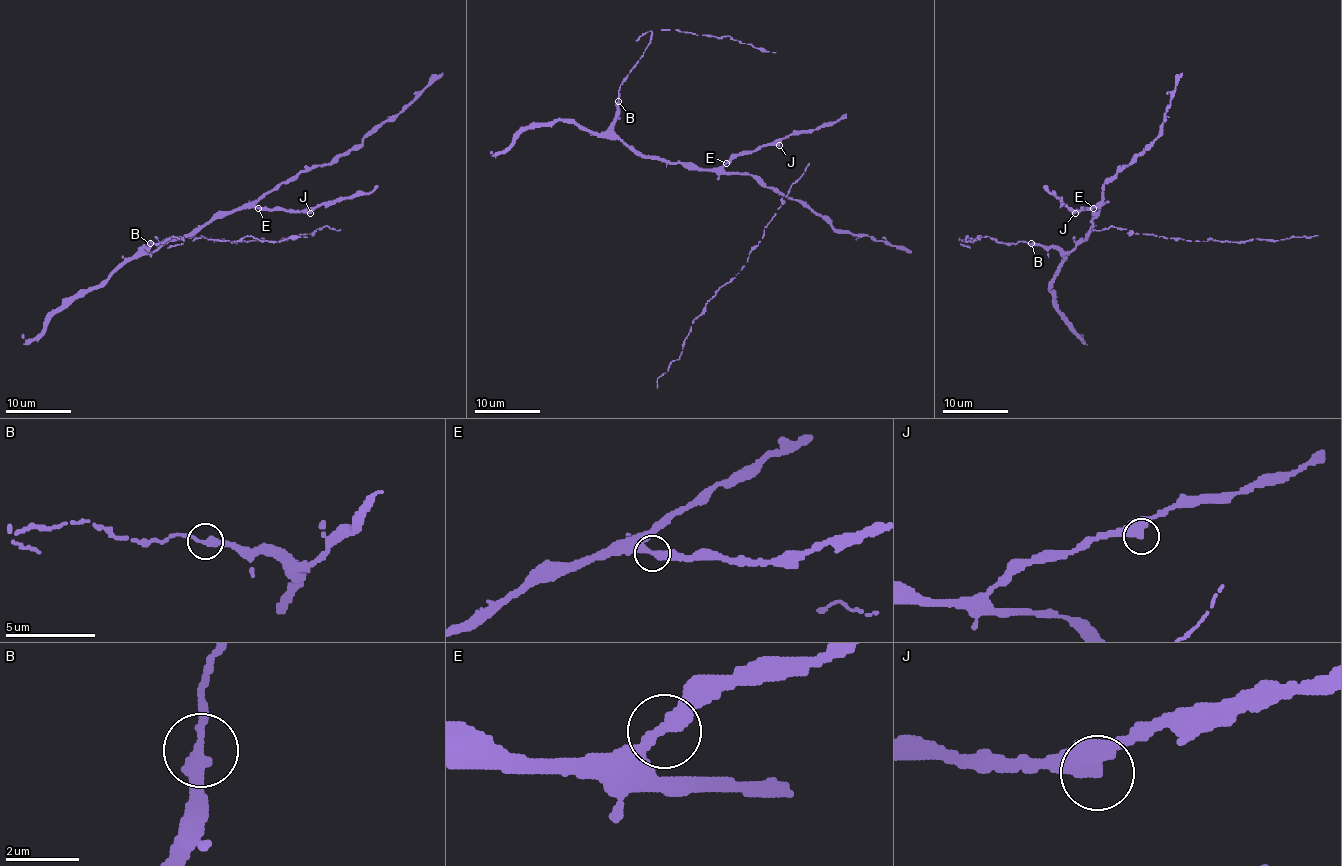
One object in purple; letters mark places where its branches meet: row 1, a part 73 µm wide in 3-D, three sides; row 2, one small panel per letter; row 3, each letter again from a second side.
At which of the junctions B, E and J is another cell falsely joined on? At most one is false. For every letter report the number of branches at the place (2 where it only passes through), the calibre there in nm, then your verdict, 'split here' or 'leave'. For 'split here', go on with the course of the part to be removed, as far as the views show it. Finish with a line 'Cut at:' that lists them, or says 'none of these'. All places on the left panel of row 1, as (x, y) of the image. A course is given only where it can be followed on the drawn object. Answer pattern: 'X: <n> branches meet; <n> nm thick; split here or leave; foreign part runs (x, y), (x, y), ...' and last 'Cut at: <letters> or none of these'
B: 2 branches meet; 320 nm thick; split here
E: 2 branches meet; 360 nm thick; leave
J: 2 branches meet; 360 nm thick; leave
Cut at: B

